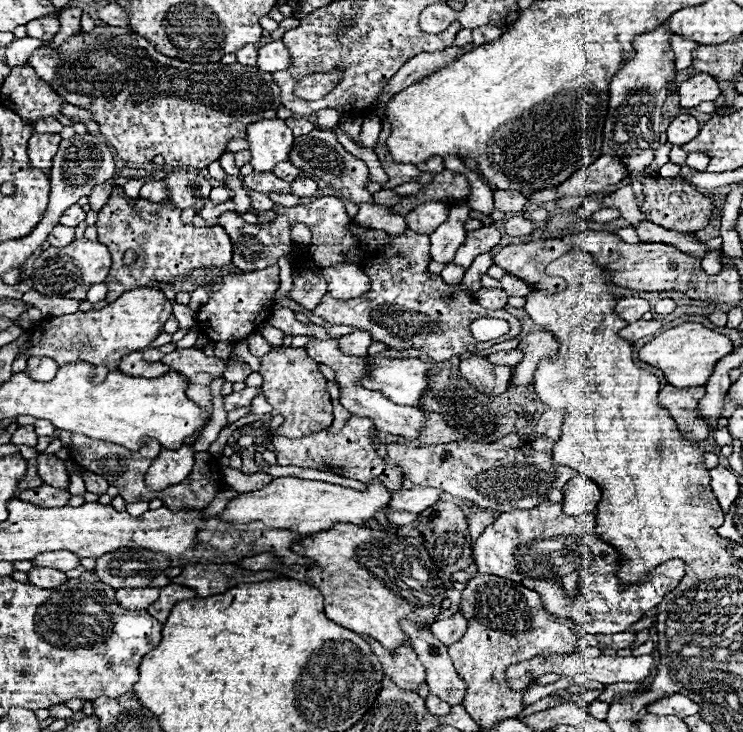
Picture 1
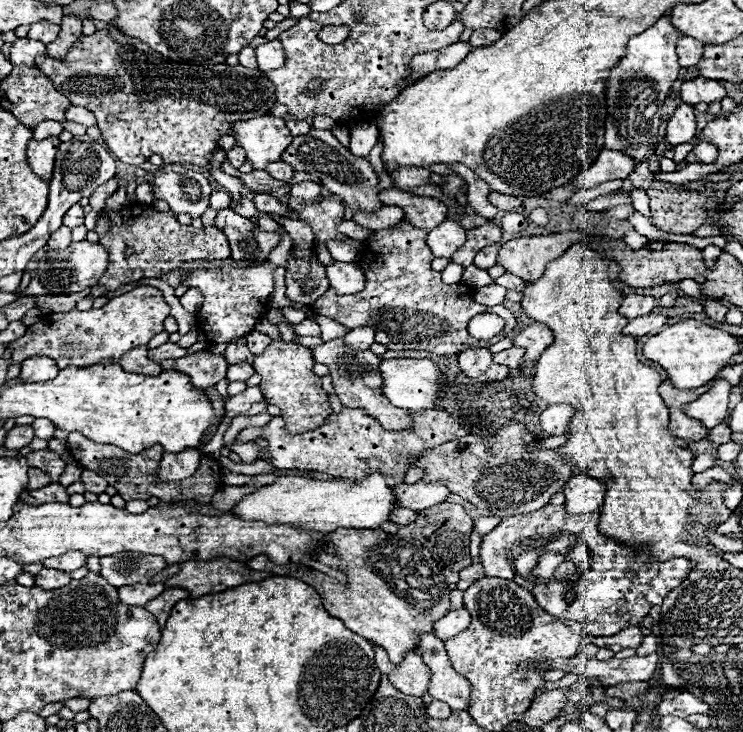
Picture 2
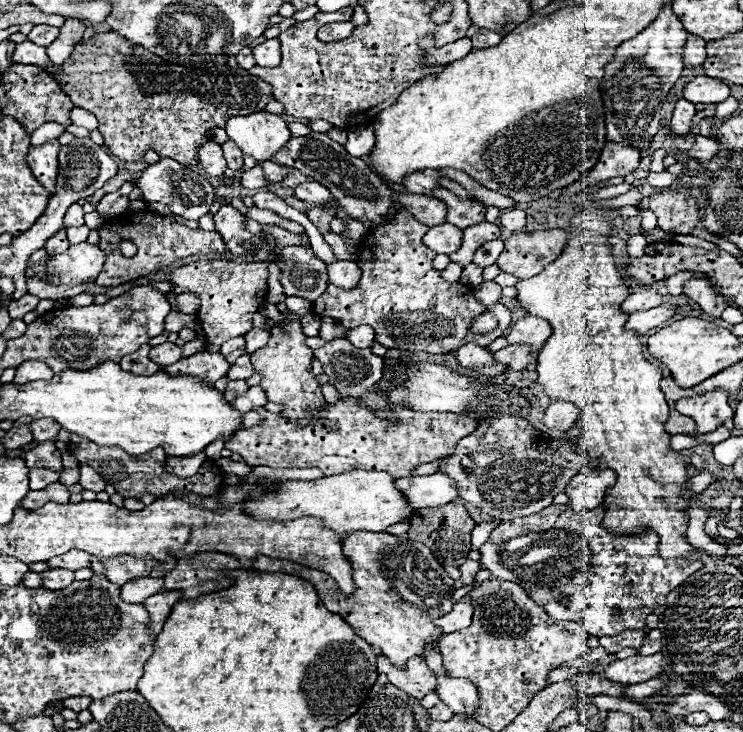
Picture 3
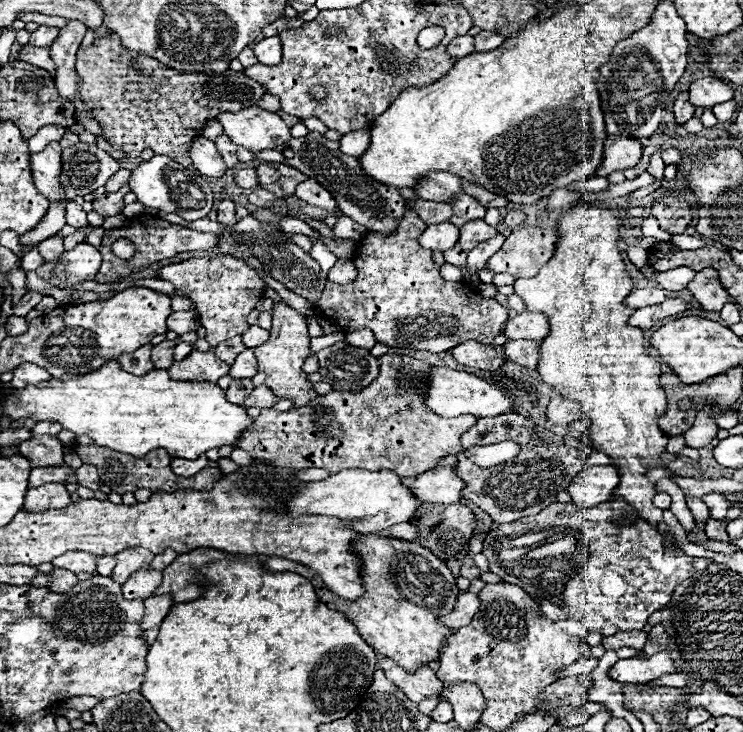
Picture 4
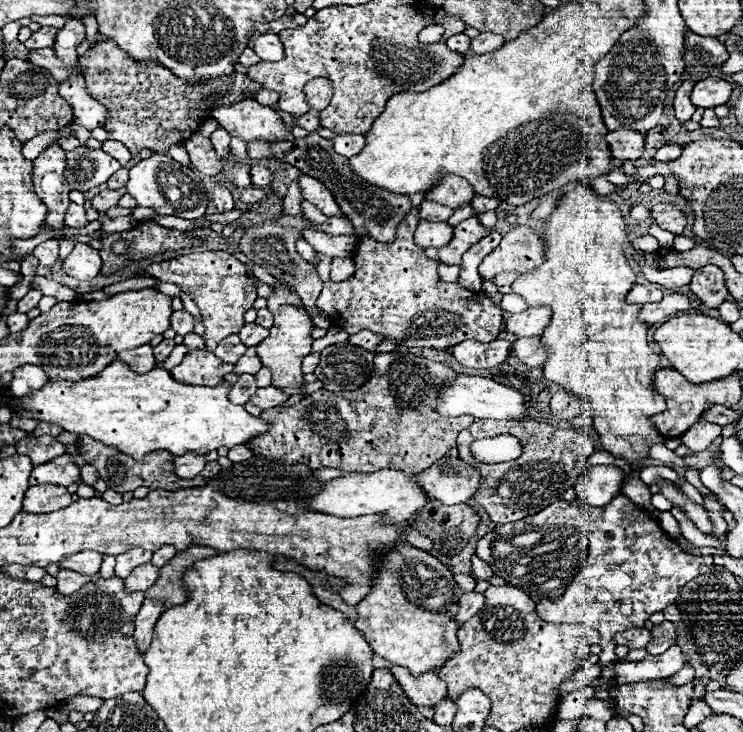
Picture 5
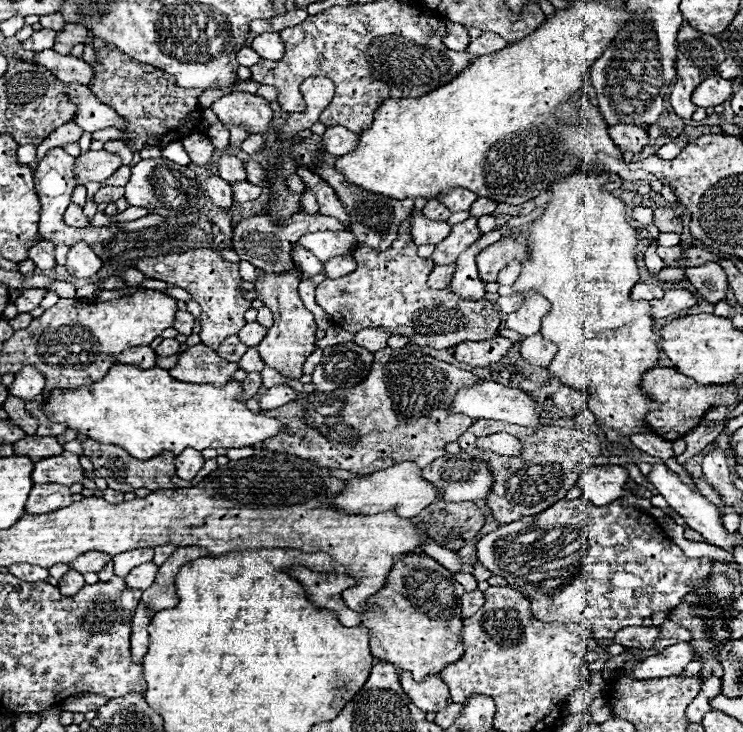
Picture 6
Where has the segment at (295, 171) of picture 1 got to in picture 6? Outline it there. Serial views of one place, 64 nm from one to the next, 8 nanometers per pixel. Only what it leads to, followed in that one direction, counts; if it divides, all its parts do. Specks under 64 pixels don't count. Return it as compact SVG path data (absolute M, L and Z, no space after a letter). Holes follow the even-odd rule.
M246 162L244 166L246 166L246 178L248 178L248 182L252 182L252 184L256 184L256 186L266 186L266 182L268 182L266 170L264 170L260 164L256 164L256 162Z

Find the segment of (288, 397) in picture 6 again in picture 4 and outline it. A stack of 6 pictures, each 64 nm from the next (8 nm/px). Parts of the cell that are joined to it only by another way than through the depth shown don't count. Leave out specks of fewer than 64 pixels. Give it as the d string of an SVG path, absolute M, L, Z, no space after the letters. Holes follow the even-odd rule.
M256 386L250 396L242 402L244 408L272 408L272 404L278 402L278 398L274 398L274 394L266 388L266 386Z

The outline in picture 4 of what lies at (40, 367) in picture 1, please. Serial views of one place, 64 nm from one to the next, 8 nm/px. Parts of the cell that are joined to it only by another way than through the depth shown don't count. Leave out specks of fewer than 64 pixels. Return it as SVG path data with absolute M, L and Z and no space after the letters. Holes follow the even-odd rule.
M22 364L14 370L14 380L10 382L16 390L22 390L26 388L28 384L38 384L38 382L46 382L50 380L52 376L40 368L40 366L34 366L34 364Z

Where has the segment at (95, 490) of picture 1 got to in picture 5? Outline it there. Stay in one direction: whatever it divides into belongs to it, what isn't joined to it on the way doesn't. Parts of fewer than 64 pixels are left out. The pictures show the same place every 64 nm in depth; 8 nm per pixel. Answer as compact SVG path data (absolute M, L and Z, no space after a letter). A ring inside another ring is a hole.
M86 464L86 466L82 466L80 468L80 480L84 482L84 484L88 484L88 486L96 486L96 482L98 482L98 470L94 468L94 466L90 466L90 464Z

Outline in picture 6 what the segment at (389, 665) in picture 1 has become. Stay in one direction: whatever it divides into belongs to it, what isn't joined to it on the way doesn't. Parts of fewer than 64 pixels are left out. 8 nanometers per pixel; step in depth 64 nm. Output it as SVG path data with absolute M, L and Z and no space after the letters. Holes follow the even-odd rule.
M398 670L398 676L402 682L402 688L406 690L406 694L412 698L412 702L420 710L438 712L450 702L448 686L438 676L424 678L422 682L414 682L414 678L408 670Z

